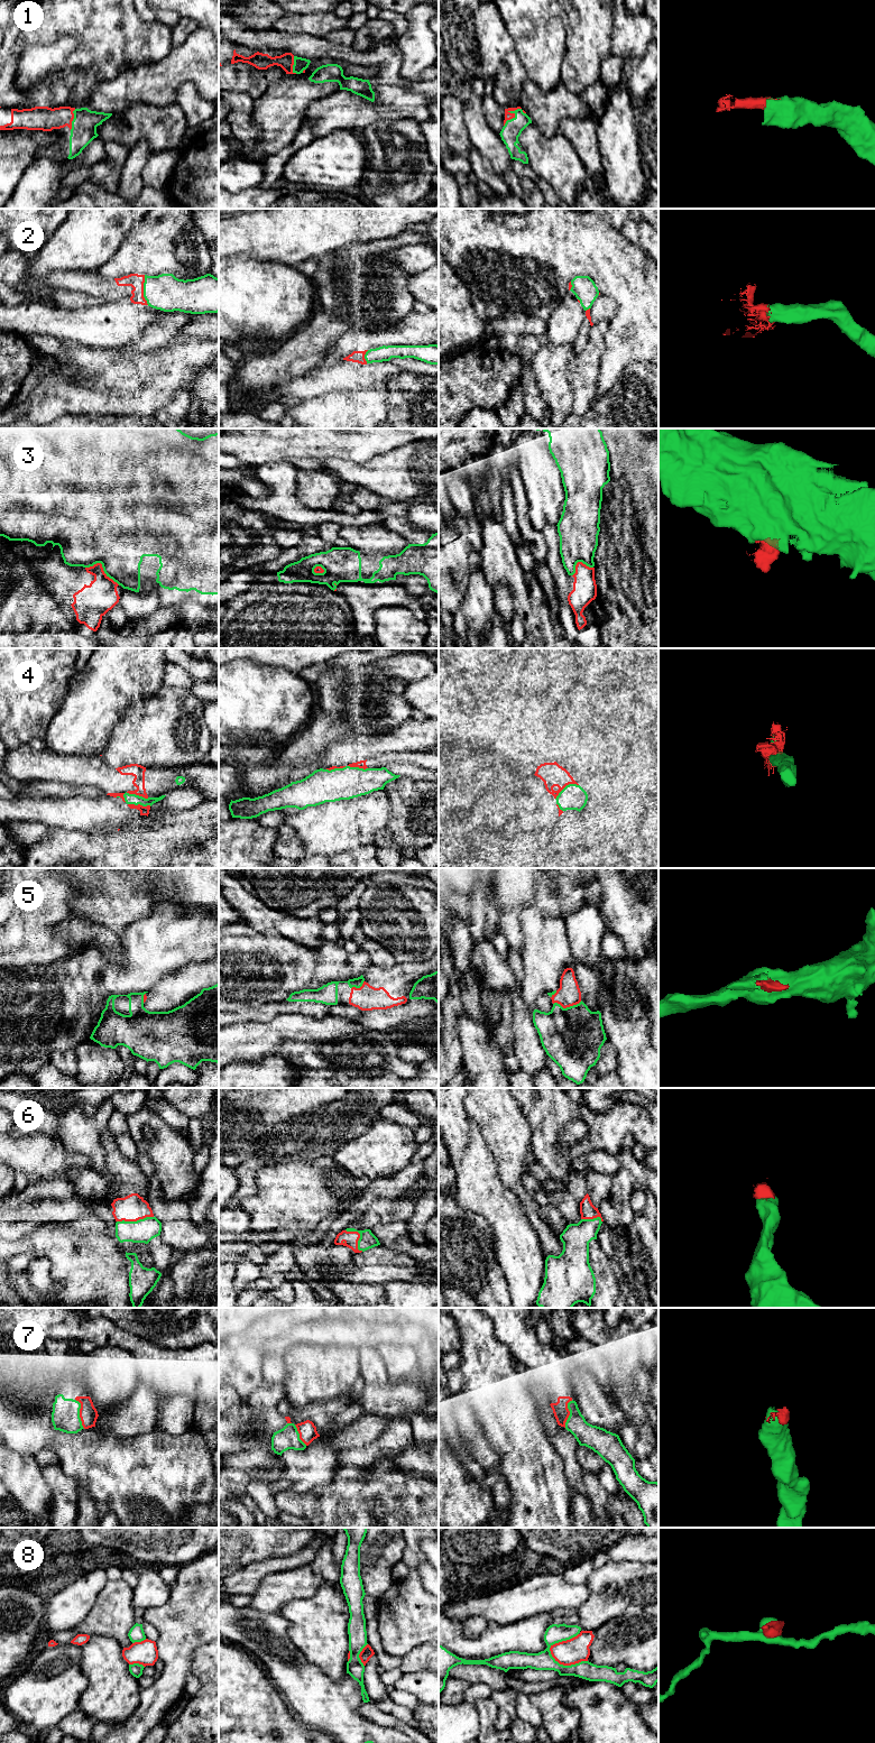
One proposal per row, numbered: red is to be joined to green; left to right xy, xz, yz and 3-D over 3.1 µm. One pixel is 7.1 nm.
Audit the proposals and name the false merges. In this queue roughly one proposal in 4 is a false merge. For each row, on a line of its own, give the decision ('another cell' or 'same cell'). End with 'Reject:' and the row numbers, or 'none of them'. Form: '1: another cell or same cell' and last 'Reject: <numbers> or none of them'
1: same cell
2: same cell
3: another cell
4: another cell
5: another cell
6: same cell
7: same cell
8: another cell
Reject: 3, 4, 5, 8

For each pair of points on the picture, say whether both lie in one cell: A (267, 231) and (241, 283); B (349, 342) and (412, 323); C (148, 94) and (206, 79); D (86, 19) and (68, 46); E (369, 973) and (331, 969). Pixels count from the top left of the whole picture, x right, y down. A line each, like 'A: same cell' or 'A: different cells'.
A: different cells
B: same cell
C: same cell
D: different cells
E: different cells

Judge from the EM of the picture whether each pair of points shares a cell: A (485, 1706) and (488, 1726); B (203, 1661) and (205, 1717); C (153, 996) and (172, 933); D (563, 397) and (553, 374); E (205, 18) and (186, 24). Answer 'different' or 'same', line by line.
A: same
B: same
C: different
D: same
E: different

